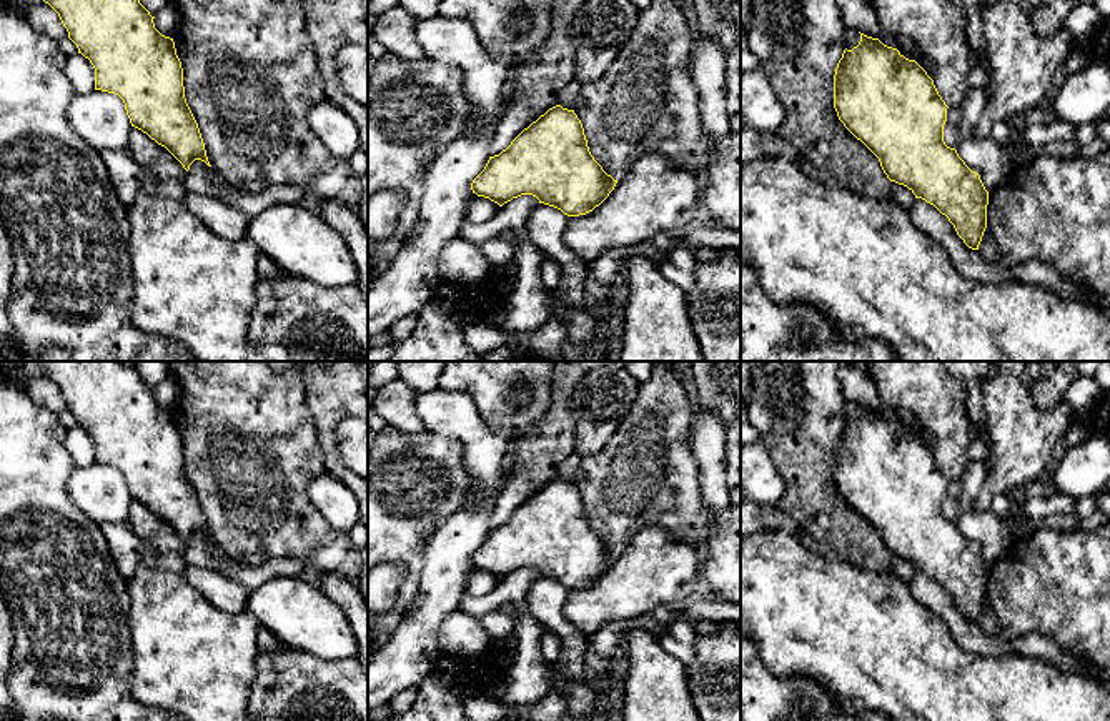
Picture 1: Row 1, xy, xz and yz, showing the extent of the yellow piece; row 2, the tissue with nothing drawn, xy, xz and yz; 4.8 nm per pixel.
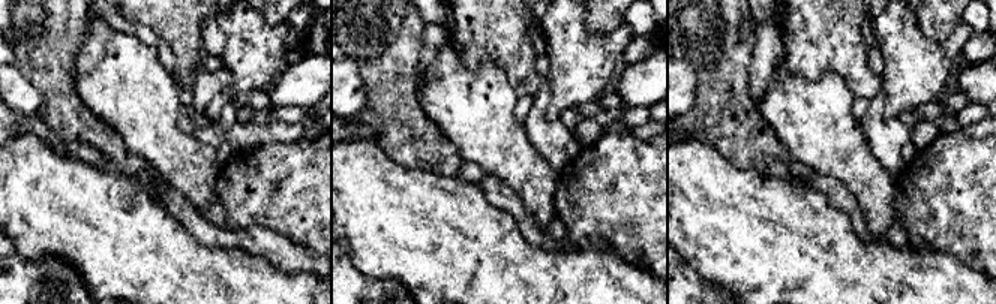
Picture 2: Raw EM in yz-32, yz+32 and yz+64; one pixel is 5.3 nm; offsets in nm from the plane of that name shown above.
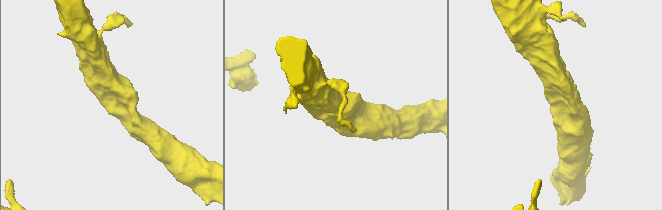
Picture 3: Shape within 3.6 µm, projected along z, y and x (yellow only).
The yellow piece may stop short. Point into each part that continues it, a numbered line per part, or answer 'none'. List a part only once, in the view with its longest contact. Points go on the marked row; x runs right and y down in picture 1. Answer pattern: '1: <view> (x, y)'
none

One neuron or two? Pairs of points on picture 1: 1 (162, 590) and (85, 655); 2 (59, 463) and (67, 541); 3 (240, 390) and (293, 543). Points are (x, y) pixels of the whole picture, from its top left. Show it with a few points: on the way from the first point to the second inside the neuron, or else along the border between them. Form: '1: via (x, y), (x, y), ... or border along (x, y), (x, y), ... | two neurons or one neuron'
1: border along (127, 581), (132, 658) | two neurons
2: via (55, 483), (55, 522) | one neuron
3: via (245, 428), (250, 438), (253, 493), (265, 505) | one neuron

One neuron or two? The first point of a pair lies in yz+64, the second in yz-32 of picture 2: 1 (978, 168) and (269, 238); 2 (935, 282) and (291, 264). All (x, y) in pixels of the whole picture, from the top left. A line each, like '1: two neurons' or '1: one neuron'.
1: two neurons
2: two neurons

